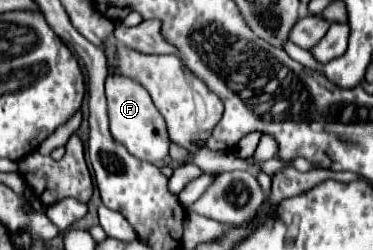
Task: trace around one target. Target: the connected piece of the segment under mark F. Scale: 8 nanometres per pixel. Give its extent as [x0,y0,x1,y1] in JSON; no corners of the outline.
[105,74,169,164]

